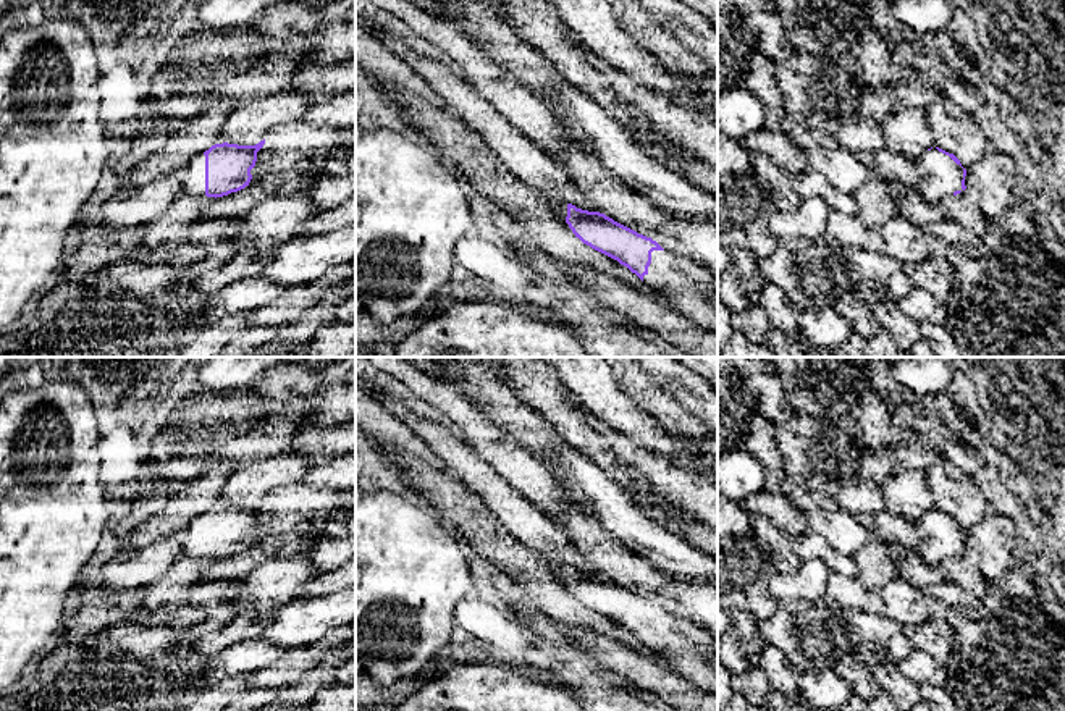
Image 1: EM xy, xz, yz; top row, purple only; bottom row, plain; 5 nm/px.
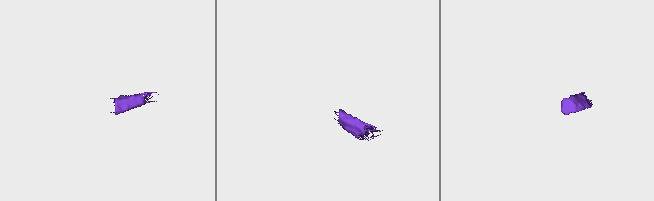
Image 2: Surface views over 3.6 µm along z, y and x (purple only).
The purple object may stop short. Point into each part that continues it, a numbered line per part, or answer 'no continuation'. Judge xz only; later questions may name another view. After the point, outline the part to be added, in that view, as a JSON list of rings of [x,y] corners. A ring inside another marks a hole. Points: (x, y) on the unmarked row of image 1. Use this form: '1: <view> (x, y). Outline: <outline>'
1: xz (559, 571). Outline: [[[545,559],[545,566],[548,566],[553,570],[553,574],[556,575],[556,578],[559,578],[561,582],[566,583],[566,578],[567,578],[567,566],[558,564],[558,562],[551,562],[548,559]]]
2: xz (690, 652). Outline: [[[653,612],[643,645],[664,656],[663,666],[697,688],[718,693],[718,637],[685,619]]]

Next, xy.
1: xy (193, 538). Outline: [[[197,515],[191,524],[181,532],[181,551],[183,556],[205,557],[205,517]]]

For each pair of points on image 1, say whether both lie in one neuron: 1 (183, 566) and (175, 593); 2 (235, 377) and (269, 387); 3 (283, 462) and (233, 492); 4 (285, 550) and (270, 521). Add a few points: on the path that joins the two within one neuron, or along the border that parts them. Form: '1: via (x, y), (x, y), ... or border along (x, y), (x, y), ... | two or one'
1: via (183, 572), (180, 587) | one
2: border along (264, 374), (259, 378) | two
3: via (270, 474), (246, 487) | one
4: border along (312, 524), (301, 522), (290, 530), (252, 537) | two

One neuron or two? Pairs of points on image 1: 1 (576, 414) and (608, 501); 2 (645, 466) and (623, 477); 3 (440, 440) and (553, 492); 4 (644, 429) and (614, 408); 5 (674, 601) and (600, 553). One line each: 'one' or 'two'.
1: two
2: two
3: two
4: one
5: one

